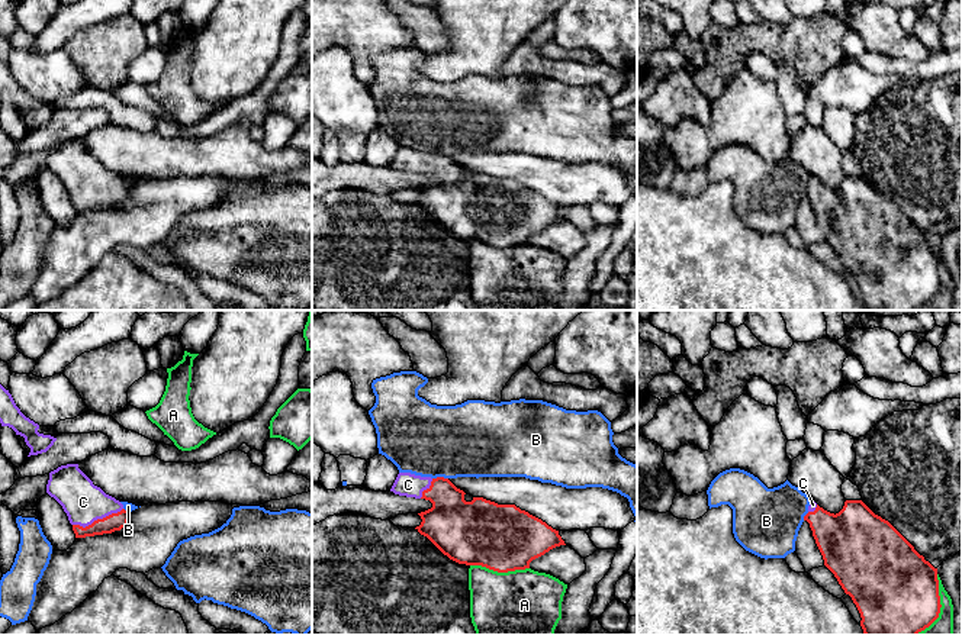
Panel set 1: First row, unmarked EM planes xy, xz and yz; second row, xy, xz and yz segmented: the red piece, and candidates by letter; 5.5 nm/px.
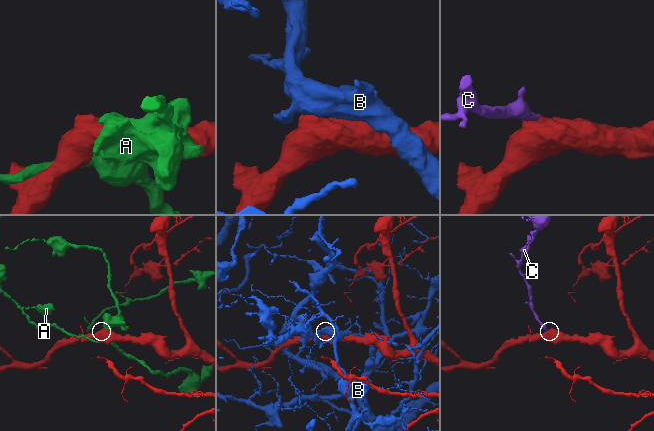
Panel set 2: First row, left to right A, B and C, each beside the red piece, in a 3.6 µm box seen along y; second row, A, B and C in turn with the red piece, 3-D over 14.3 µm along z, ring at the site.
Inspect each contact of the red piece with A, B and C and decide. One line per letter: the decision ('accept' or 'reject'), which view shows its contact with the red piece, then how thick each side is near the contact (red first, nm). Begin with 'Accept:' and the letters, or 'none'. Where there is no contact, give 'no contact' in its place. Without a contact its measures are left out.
Accept: C
A: reject; meets red in yz; 460 nm thick on the red side, 150 nm on the other
B: reject; meets red in xz; 280 nm thick on the red side, 400 nm on the other
C: accept; meets red in xy; 100 nm thick on the red side, 240 nm on the other

